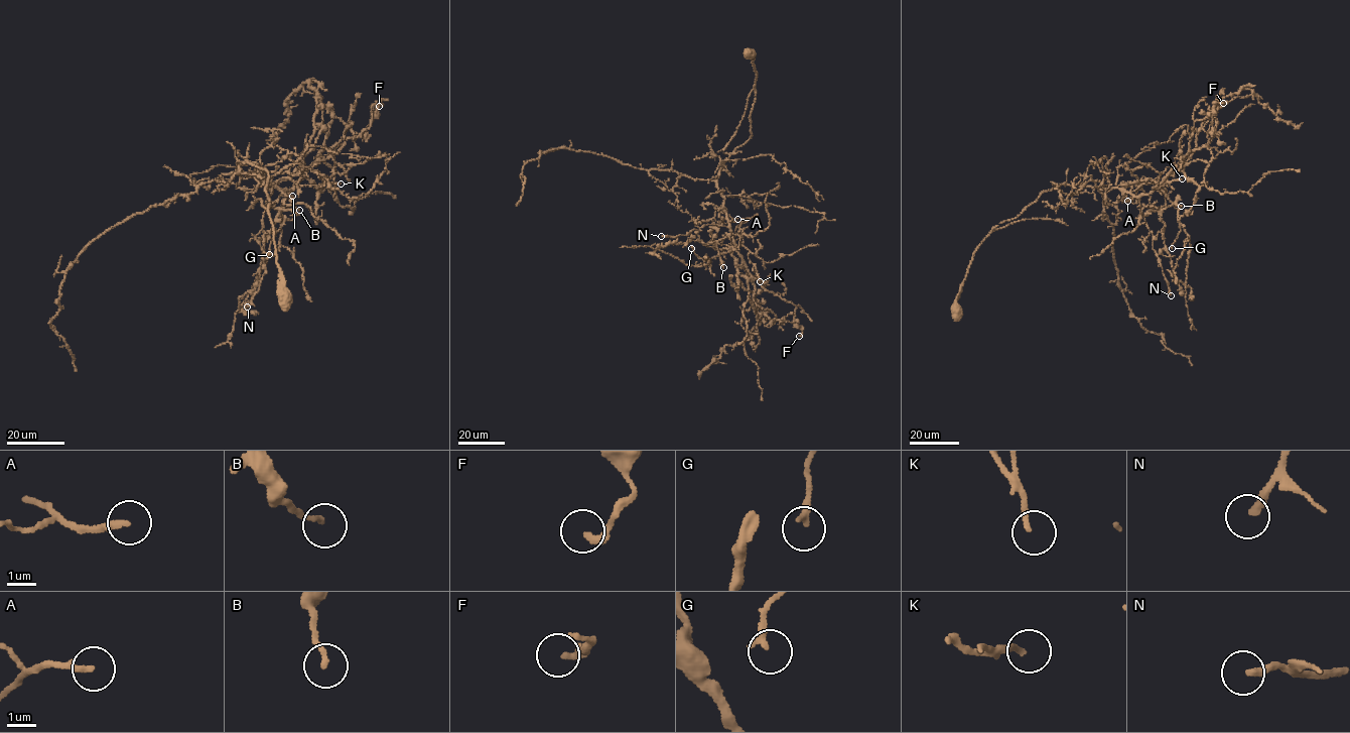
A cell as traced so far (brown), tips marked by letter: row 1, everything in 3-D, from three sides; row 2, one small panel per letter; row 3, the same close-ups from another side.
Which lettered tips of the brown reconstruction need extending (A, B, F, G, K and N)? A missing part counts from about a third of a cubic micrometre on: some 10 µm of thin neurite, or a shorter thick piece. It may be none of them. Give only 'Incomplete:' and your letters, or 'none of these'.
Incomplete: none of these

